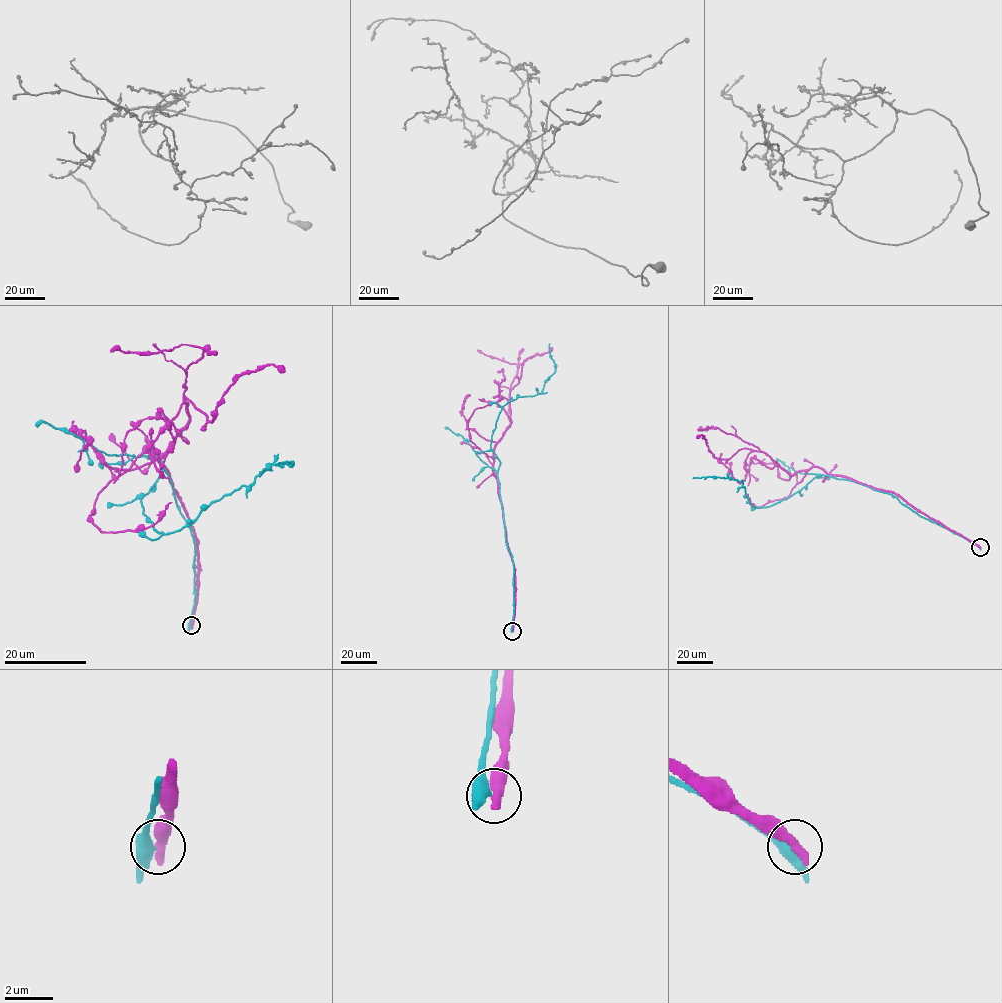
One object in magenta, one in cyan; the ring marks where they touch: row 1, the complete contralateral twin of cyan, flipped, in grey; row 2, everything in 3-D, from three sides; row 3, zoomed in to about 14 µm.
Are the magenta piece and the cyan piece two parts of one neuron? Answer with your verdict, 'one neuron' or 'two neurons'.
two neurons

